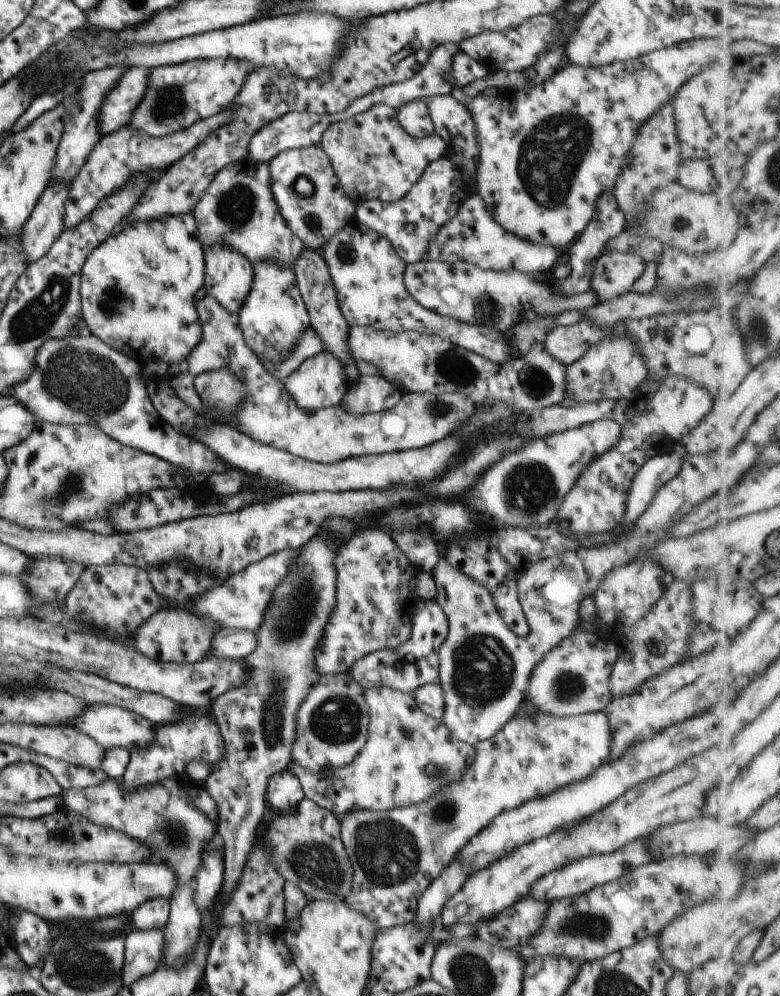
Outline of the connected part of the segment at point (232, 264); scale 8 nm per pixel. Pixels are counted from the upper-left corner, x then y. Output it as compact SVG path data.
M215 244L203 252L204 292L229 314L238 314L243 300L251 292L253 265L227 246Z

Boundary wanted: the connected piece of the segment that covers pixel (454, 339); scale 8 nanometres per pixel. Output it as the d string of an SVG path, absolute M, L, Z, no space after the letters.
M354 218L343 224L343 228L335 232L327 244L323 244L319 254L328 266L337 305L348 326L371 326L374 330L381 331L413 330L419 334L435 334L495 364L503 364L511 358L511 350L497 330L483 326L467 326L418 306L406 292L403 283L405 264L395 254L391 244Z

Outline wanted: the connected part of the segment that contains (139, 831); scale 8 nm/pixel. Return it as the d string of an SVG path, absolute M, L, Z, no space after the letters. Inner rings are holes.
M172 775L171 778L161 780L161 784L147 784L145 788L125 792L119 788L117 779L107 778L95 786L62 789L60 795L64 808L83 816L91 824L113 828L115 832L129 836L129 840L137 840L159 863L173 872L174 884L168 899L167 923L162 929L165 950L161 954L159 965L167 964L175 969L176 965L183 964L183 960L187 960L191 954L201 928L201 915L193 900L194 875L205 844L216 834L216 822L209 820L195 806L192 783L185 777Z

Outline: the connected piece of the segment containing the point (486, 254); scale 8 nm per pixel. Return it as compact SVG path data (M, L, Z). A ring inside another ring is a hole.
M475 192L462 202L456 216L453 216L451 220L447 220L447 222L439 228L439 232L429 240L427 252L423 254L423 260L446 262L458 262L461 260L463 263L491 271L517 270L518 272L531 274L533 276L547 276L554 267L554 264L563 259L560 256L562 253L563 252L557 250L557 248L551 248L551 246L545 246L545 244L535 244L535 242L531 242L531 240L523 240L523 238L513 236L511 232L505 232L505 230L501 228L501 224L497 224L497 220L493 220L491 210L485 208L485 202L483 202L479 194Z

